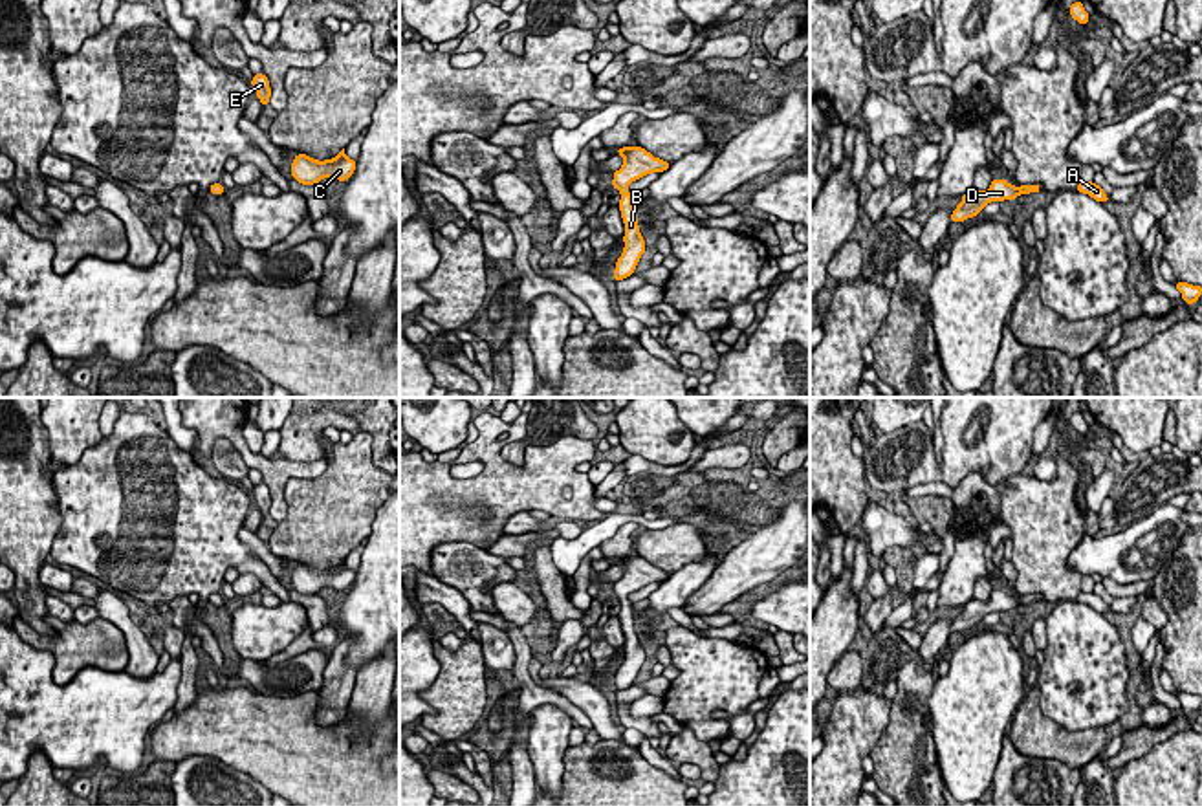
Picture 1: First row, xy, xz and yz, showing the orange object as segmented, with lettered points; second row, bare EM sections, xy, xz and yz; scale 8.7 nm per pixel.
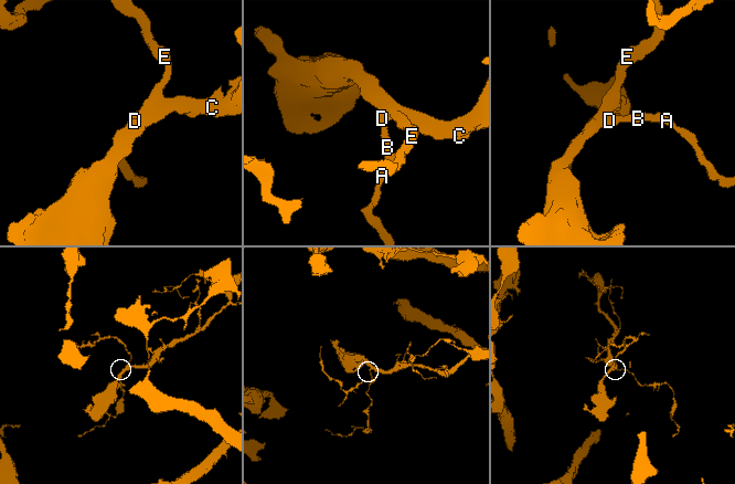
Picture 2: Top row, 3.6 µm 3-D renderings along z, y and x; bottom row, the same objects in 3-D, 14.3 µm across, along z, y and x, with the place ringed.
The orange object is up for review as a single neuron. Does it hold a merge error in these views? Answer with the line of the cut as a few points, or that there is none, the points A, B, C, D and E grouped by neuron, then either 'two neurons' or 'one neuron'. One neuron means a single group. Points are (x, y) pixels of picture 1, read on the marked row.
cut none; groups A B C D E; one neuron

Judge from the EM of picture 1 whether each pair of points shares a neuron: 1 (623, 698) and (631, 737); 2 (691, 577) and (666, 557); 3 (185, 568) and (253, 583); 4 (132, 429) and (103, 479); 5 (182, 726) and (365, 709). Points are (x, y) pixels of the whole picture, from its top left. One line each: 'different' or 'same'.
1: different
2: different
3: different
4: same
5: different

